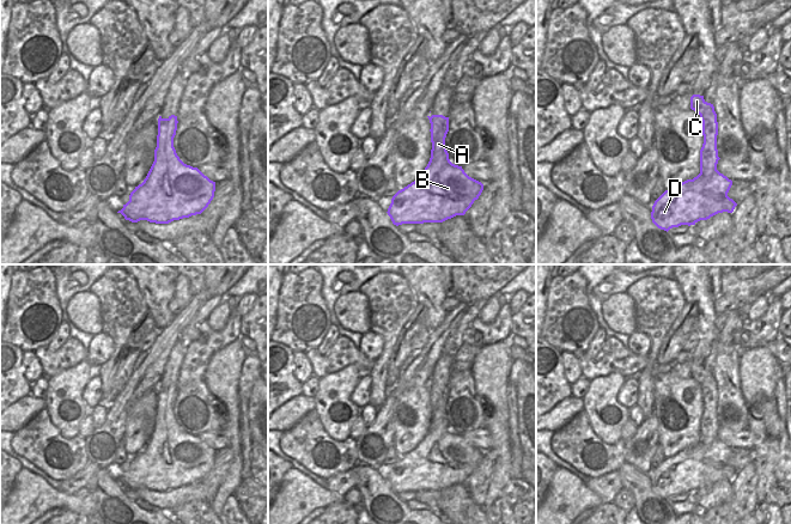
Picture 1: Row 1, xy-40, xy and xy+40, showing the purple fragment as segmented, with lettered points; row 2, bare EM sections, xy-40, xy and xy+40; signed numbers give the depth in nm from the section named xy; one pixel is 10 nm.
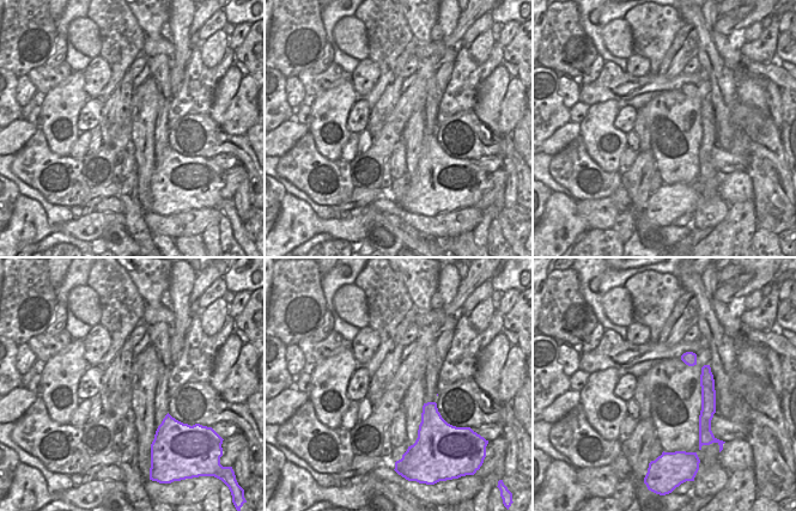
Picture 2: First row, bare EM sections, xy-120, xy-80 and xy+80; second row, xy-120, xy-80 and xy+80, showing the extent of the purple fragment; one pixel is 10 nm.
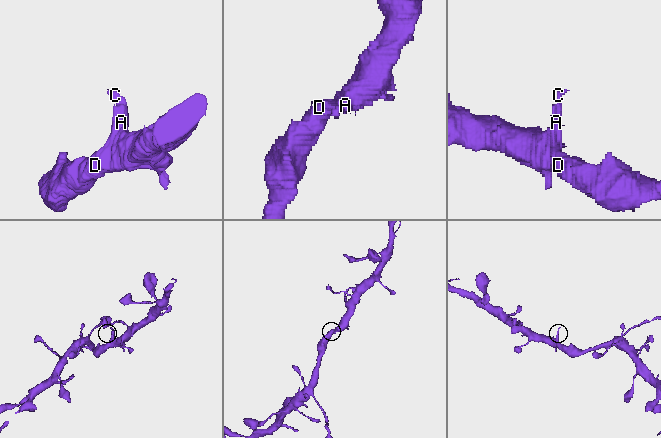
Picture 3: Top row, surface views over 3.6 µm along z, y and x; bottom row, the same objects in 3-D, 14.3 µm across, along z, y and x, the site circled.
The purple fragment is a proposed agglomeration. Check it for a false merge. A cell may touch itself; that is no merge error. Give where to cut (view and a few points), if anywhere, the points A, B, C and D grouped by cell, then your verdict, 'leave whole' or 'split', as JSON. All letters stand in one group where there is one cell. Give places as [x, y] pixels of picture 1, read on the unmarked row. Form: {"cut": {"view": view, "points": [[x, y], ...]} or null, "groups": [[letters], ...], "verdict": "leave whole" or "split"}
{"cut": null, "groups": [["A", "B", "C", "D"]], "verdict": "leave whole"}

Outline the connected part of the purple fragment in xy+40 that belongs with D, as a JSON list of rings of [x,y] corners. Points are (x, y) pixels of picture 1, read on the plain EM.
[[[693,362],[690,365],[690,377],[700,383],[702,389],[704,412],[700,418],[700,441],[693,447],[687,447],[670,458],[665,458],[653,471],[651,487],[661,498],[669,499],[681,493],[695,493],[700,488],[728,480],[732,481],[737,471],[728,464],[732,449],[717,438],[718,418],[717,403],[718,390],[714,374],[704,367],[704,364]]]

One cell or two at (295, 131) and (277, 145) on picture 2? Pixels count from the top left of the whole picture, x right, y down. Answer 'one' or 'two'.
one

